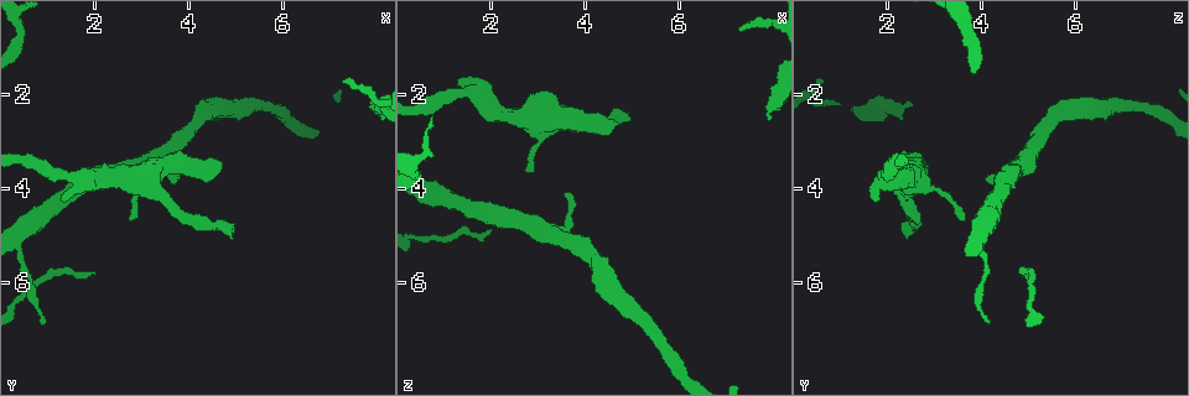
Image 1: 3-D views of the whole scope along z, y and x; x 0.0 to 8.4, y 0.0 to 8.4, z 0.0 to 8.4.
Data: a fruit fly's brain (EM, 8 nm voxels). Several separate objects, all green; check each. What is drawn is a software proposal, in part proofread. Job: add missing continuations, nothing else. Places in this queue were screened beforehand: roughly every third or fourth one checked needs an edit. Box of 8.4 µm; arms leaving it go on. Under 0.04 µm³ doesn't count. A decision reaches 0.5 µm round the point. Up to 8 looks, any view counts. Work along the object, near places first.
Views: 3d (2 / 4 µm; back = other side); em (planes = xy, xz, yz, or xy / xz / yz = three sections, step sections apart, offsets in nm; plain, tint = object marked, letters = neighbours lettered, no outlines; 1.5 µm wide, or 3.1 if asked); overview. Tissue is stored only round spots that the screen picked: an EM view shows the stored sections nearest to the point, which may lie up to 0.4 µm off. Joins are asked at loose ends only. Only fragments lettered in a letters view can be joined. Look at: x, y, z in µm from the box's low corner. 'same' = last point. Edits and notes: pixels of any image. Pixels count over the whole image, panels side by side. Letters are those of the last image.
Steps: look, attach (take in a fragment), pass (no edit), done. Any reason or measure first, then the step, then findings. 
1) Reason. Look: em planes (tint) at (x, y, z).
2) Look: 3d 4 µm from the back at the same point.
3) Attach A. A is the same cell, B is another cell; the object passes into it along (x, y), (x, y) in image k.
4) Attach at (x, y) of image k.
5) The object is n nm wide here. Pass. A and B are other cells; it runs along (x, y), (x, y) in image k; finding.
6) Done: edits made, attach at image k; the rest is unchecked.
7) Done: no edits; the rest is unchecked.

Tapers out. Look: em planes (plain) at (3.60, 3.75, 4.15).

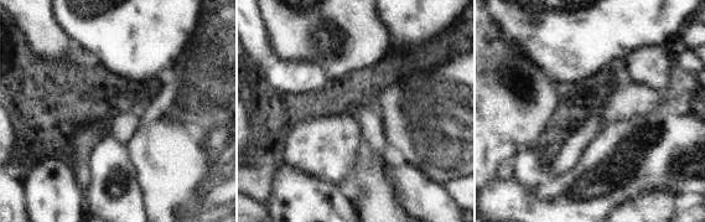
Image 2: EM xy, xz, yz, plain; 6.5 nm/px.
Look: em planes (letters) at the same point.

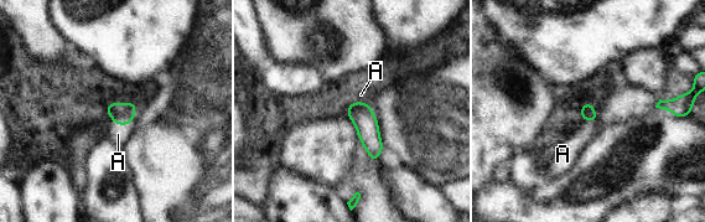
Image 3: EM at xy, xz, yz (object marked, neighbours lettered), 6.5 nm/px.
The object is 100 nm wide here. Attach A. A is the same cell; the object passes into it along (122, 113), (120, 124), (118, 134) in image 3; it goes on there.

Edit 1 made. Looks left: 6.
Free end. Look: 3d 4 µm at (1.35, 4.35, 1.70).

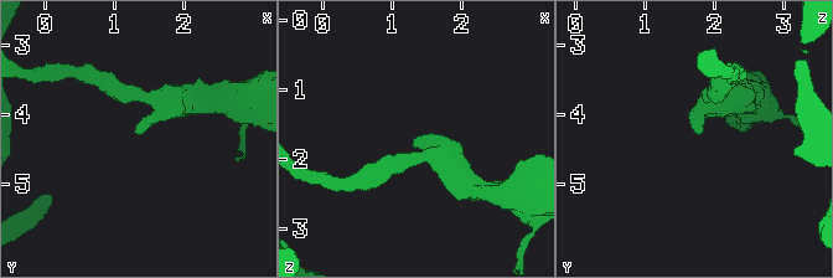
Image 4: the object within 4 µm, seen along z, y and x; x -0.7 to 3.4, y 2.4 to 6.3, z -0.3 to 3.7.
Look: em planes (plain) at (1.35, 4.30, 1.75).

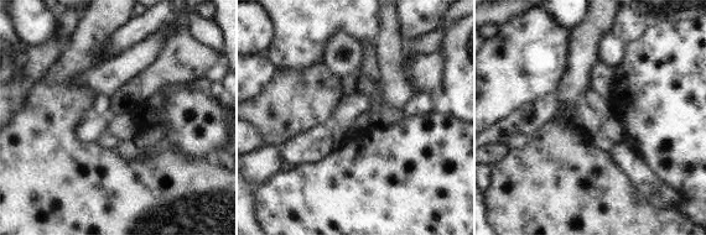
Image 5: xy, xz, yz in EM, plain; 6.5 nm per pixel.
Look: em planes (letters) at the same point.

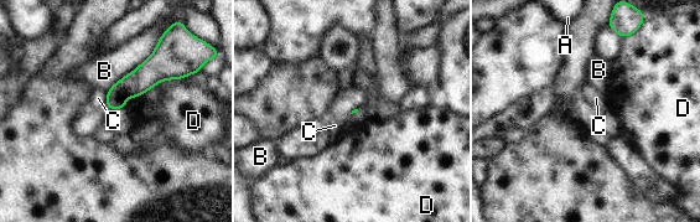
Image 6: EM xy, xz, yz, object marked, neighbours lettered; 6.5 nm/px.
Pass. A, B, C and D are other cells; no lettered fragment goes on from it.

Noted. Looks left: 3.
Done: edits made, attach at image 3; the rest is unchecked.

